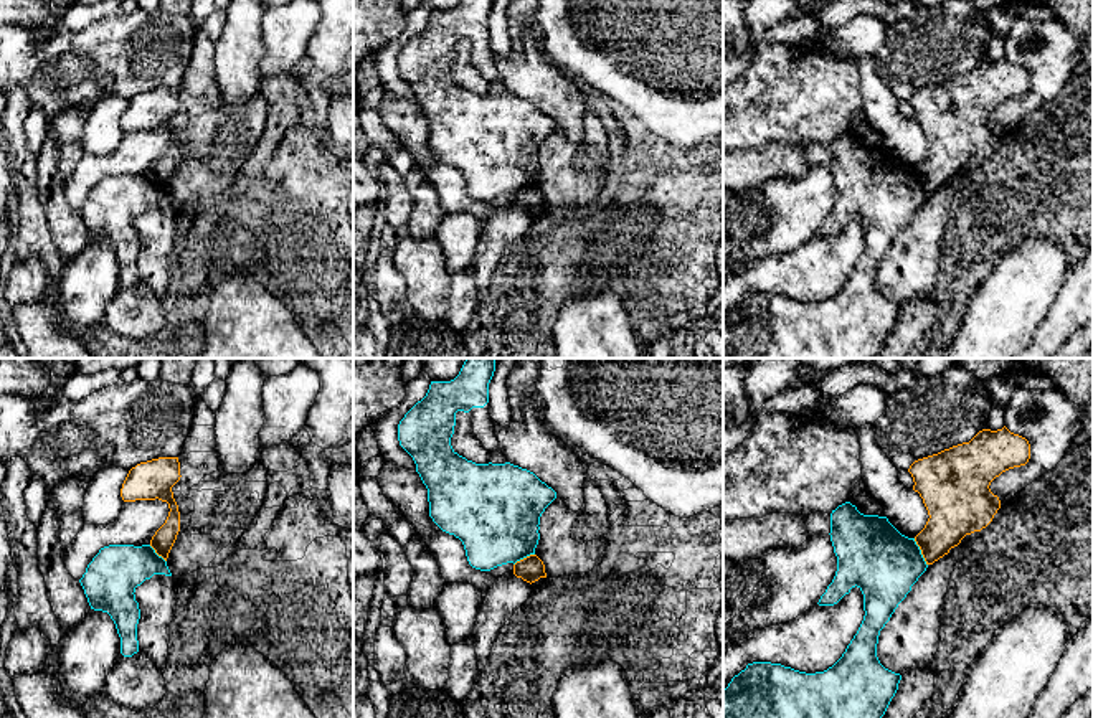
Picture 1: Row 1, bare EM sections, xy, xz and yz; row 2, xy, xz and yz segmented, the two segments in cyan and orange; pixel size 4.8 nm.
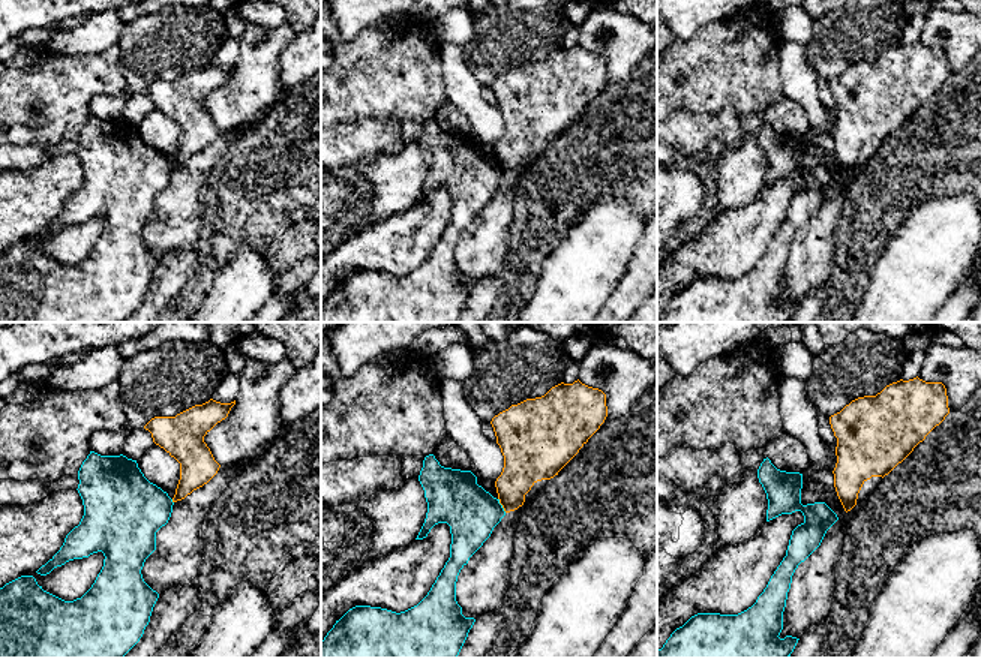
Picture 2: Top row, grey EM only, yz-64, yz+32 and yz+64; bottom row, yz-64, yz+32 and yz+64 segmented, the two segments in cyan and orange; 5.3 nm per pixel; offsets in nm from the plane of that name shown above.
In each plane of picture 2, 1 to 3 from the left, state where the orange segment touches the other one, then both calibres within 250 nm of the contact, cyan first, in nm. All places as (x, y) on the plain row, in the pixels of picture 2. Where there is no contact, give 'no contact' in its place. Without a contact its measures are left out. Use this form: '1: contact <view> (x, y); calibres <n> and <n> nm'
1: contact yz-64 (171, 165); calibres 400 and 190 nm
2: contact yz+32 (501, 170); calibres 280 and 220 nm
3: no contact

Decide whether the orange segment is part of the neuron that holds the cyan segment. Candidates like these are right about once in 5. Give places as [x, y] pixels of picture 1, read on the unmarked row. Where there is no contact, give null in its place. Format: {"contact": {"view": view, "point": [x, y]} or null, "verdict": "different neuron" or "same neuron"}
{"contact": {"view": "yz", "point": [920, 182]}, "verdict": "different neuron"}

